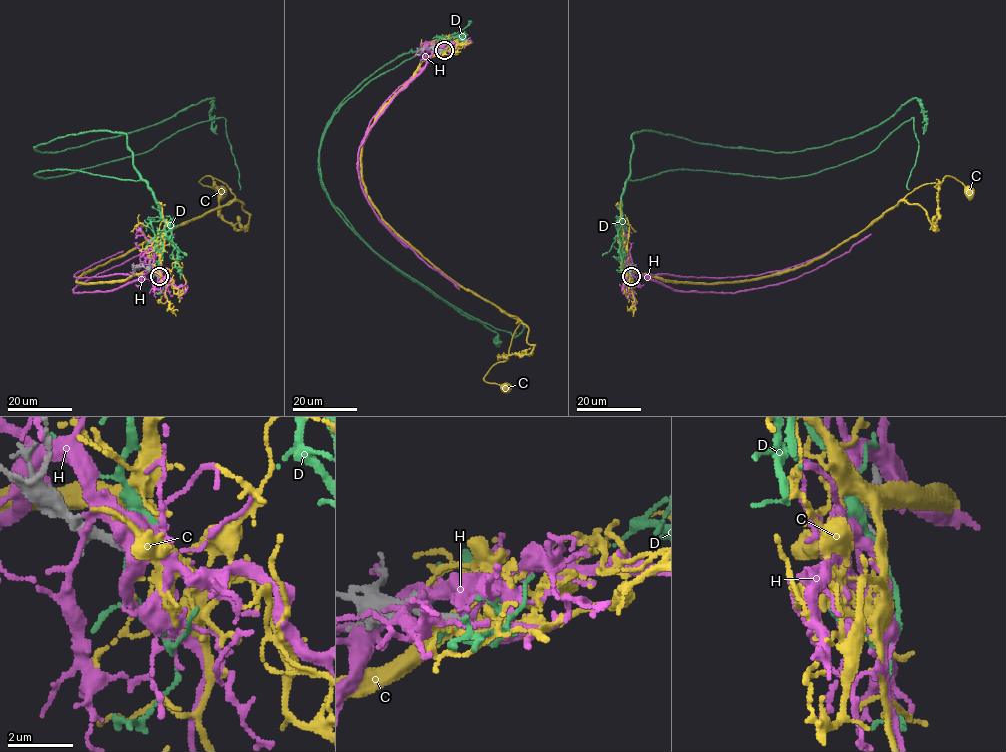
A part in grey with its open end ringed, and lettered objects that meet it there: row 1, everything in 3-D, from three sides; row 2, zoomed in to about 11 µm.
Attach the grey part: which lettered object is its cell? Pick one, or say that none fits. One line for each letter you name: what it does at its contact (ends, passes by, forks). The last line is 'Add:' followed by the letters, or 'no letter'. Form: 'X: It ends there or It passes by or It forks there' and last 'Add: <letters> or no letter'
C: It passes by
Add: C

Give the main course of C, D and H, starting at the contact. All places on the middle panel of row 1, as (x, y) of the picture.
C: (444, 49), (428, 56), (376, 117), (363, 145), (361, 179), (398, 233), (528, 328), (528, 354), (498, 354)
D: (442, 49), (449, 37), (340, 108), (320, 148), (321, 182), (394, 266), (514, 337), (525, 327)
H: (443, 49), (434, 49), (428, 62), (370, 129), (359, 148), (358, 172), (363, 193), (377, 217), (459, 289)

